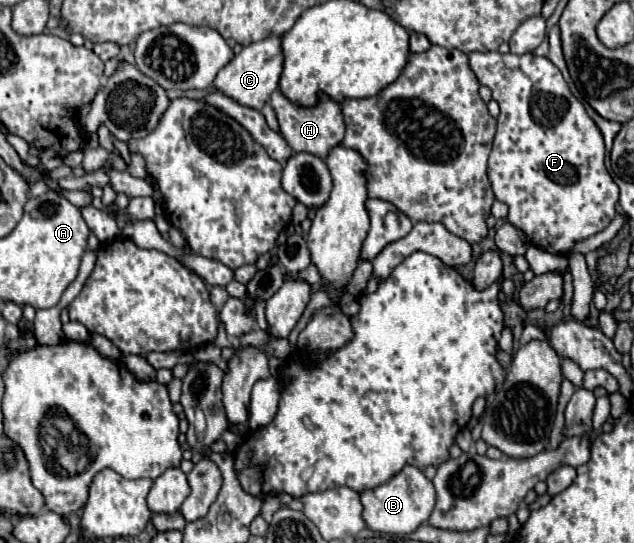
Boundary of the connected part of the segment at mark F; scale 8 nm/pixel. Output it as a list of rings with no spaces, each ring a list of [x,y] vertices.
[[[472,52],[470,66],[480,84],[492,90],[492,98],[500,104],[498,130],[488,160],[488,178],[496,200],[508,206],[508,222],[522,230],[530,244],[554,254],[566,256],[570,248],[598,232],[602,232],[616,216],[618,186],[604,166],[604,140],[588,116],[582,102],[574,98],[560,70],[548,60],[534,54],[496,54]]]

